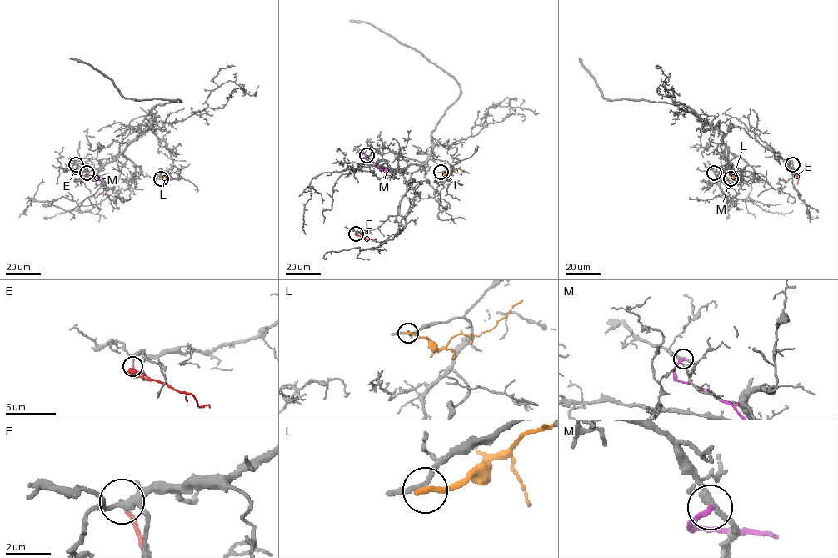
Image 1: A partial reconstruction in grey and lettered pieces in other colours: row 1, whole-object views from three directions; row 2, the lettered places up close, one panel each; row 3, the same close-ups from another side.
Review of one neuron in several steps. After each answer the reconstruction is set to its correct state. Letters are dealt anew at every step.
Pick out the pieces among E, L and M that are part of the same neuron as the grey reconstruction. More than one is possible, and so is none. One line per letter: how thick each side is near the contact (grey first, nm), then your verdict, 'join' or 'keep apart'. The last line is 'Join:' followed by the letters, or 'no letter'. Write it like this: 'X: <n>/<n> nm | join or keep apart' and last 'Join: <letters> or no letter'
E: 160/200 nm | join
L: 200/280 nm | keep apart
M: 300/240 nm | keep apart
Join: E

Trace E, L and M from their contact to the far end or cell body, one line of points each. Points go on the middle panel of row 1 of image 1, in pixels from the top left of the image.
E: (356, 233), (376, 238)
L: (440, 172), (446, 175), (460, 167)
M: (366, 155), (366, 158), (386, 171), (387, 178), (389, 176)

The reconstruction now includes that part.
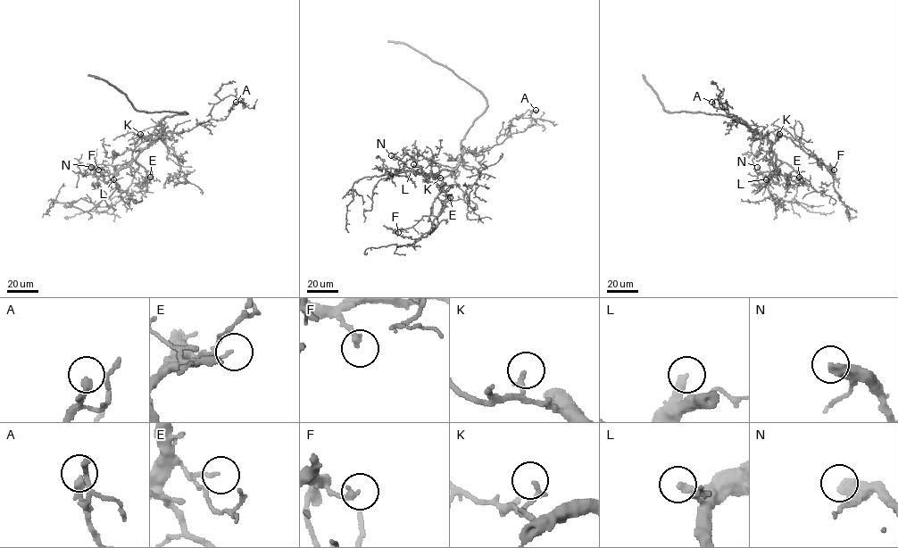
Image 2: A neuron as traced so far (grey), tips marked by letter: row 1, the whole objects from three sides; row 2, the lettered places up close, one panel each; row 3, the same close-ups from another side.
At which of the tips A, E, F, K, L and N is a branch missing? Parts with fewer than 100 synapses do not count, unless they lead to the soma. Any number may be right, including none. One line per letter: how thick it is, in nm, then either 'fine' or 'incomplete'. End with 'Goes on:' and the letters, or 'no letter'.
A: 280 nm thick; fine
E: 120 nm thick; fine
F: 220 nm thick; fine
K: 200 nm thick; fine
L: 280 nm thick; incomplete
N: 550 nm thick; fine
Goes on: L

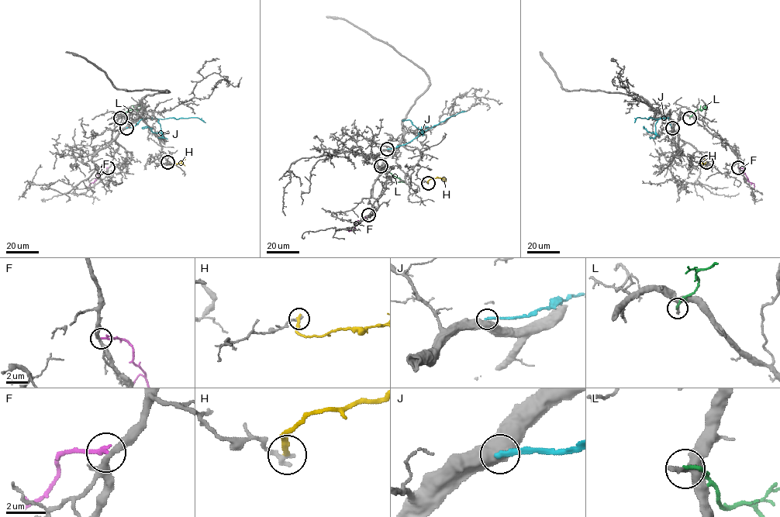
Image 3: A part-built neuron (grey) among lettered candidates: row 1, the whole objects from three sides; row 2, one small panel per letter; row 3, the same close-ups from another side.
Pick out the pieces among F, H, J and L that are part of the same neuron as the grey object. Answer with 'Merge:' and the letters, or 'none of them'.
Merge: none of them

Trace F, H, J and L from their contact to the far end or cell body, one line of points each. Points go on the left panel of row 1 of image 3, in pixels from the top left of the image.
F: (108, 167), (105, 167), (87, 187)
H: (167, 162), (169, 164), (180, 163), (185, 159)
J: (126, 127), (133, 127), (146, 118), (197, 117), (205, 122)
L: (120, 118), (130, 109), (143, 108), (137, 106)

